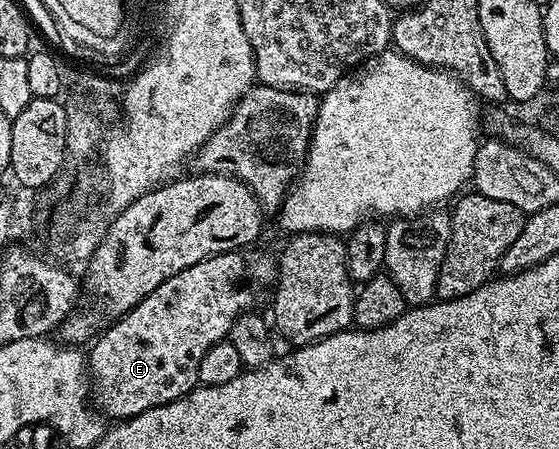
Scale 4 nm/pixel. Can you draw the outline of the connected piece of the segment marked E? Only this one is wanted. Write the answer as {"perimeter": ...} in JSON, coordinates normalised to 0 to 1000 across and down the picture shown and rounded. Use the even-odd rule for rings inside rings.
{"perimeter":[[[454,555],[403,559],[351,590],[336,590],[336,599],[315,608],[315,617],[301,617],[293,635],[265,653],[227,702],[206,708],[204,722],[166,757],[157,782],[157,826],[165,837],[166,878],[168,871],[175,878],[181,922],[191,935],[233,933],[274,906],[301,902],[356,860],[354,824],[365,786],[406,753],[428,699],[456,682],[454,657],[469,657],[476,646],[478,655],[492,637],[492,579],[447,557]]]}

